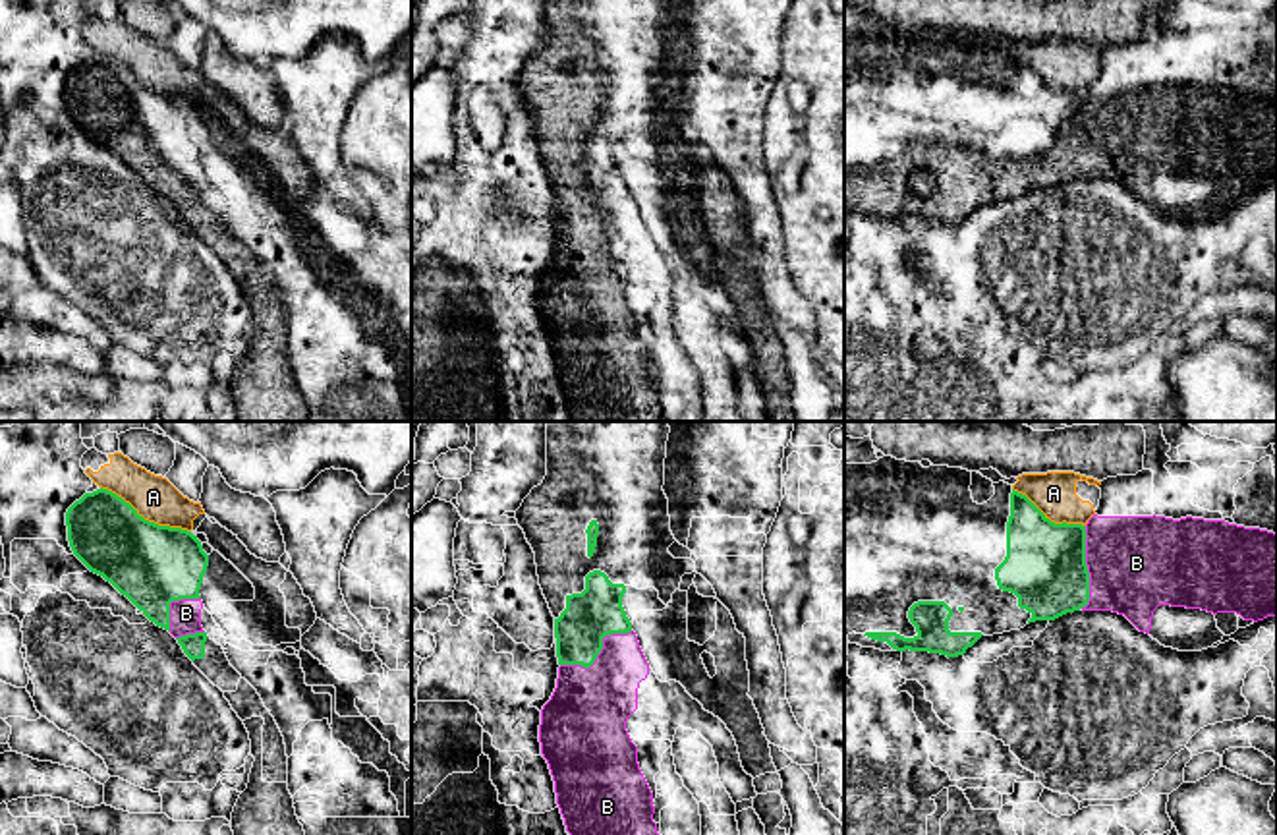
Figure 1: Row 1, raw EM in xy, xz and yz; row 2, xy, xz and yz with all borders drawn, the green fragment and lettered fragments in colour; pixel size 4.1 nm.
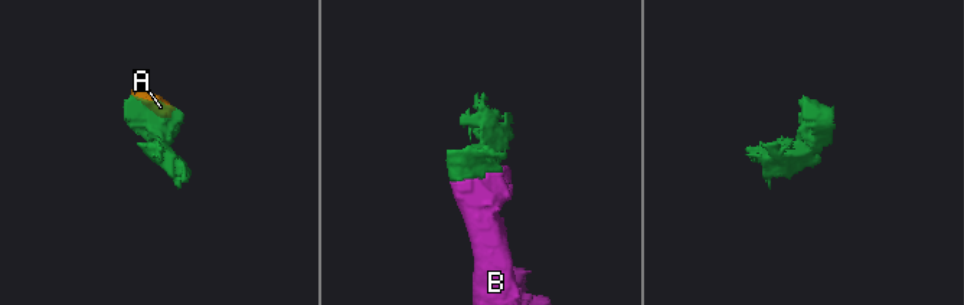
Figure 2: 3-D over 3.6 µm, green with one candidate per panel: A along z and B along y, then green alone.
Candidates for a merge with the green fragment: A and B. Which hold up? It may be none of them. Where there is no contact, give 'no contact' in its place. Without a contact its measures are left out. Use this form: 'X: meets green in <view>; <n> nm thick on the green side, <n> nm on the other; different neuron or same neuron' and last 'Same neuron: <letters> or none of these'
A: meets green in xy; 340 nm thick on the green side, 180 nm on the other; different neuron
B: meets green in xz; 220 nm thick on the green side, 320 nm on the other; same neuron
Same neuron: B

